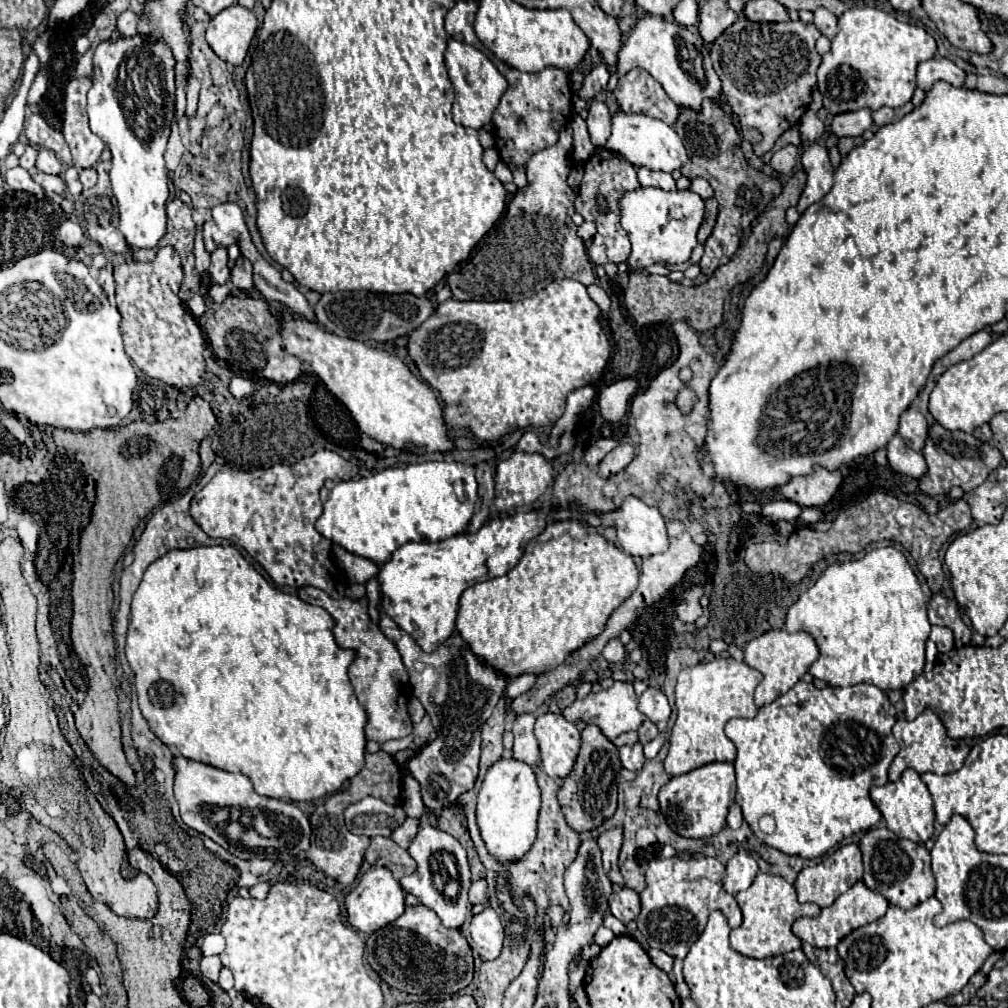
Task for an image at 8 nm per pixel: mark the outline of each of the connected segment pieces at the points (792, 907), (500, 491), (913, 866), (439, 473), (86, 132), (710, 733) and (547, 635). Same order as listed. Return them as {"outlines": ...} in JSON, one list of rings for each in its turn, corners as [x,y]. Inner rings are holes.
{"outlines":[[[[757,874],[753,884],[737,894],[739,908],[743,912],[743,924],[731,930],[731,948],[749,958],[769,958],[787,954],[801,948],[801,940],[791,932],[791,924],[801,916],[819,916],[817,904],[801,904],[797,900],[795,886],[775,874]]],[[[513,452],[507,460],[499,462],[495,470],[495,506],[500,512],[509,512],[523,504],[539,500],[547,486],[555,480],[555,468],[537,452]]],[[[877,826],[869,830],[861,838],[859,846],[863,852],[863,862],[865,862],[863,882],[867,884],[867,888],[883,894],[891,904],[907,910],[935,894],[935,878],[931,874],[931,856],[925,846],[899,838],[885,826]]],[[[421,462],[407,468],[385,468],[361,480],[337,482],[315,528],[351,554],[383,564],[405,542],[439,542],[467,532],[475,500],[477,480],[469,464]]],[[[71,78],[65,87],[63,136],[71,150],[75,168],[93,168],[105,148],[105,142],[89,128],[85,110],[89,88],[91,78]]],[[[716,656],[713,662],[685,668],[677,676],[675,706],[677,720],[669,738],[669,754],[665,758],[665,772],[669,776],[685,774],[709,762],[733,762],[735,744],[725,736],[725,724],[731,718],[753,718],[757,706],[753,692],[763,680],[763,674],[745,662],[737,662],[730,656]],[[721,740],[721,746],[719,746]]],[[[559,520],[529,540],[519,564],[501,578],[489,578],[467,588],[461,596],[457,630],[471,650],[509,678],[525,672],[543,674],[559,666],[573,650],[603,632],[611,612],[637,588],[639,570],[633,556],[607,542],[595,526],[583,520]]]]}

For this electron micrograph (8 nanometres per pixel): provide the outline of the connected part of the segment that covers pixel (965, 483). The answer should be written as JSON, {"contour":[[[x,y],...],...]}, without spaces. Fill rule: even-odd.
{"contour":[[[933,422],[929,426],[923,456],[927,460],[929,470],[919,478],[919,488],[929,496],[949,494],[951,486],[961,486],[965,492],[971,492],[973,488],[983,484],[989,472],[1003,462],[1001,452],[989,442],[981,442],[967,432],[949,432],[939,422]]]}

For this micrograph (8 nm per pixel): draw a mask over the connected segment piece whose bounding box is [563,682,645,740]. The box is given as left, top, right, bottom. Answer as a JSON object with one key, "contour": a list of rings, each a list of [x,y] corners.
{"contour":[[[615,682],[607,690],[601,690],[597,694],[589,694],[585,700],[575,700],[569,708],[563,710],[563,716],[571,722],[583,720],[587,724],[597,724],[609,740],[615,740],[623,732],[639,730],[639,726],[645,720],[645,716],[637,710],[637,694],[633,692],[633,684],[625,684],[625,682]]]}

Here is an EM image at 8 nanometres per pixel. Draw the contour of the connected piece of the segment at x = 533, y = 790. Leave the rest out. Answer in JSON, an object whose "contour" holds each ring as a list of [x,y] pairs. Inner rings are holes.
{"contour":[[[513,756],[499,758],[485,774],[483,786],[477,798],[477,826],[487,844],[487,850],[497,860],[517,860],[527,852],[537,834],[537,814],[539,814],[539,786],[533,768]]]}

